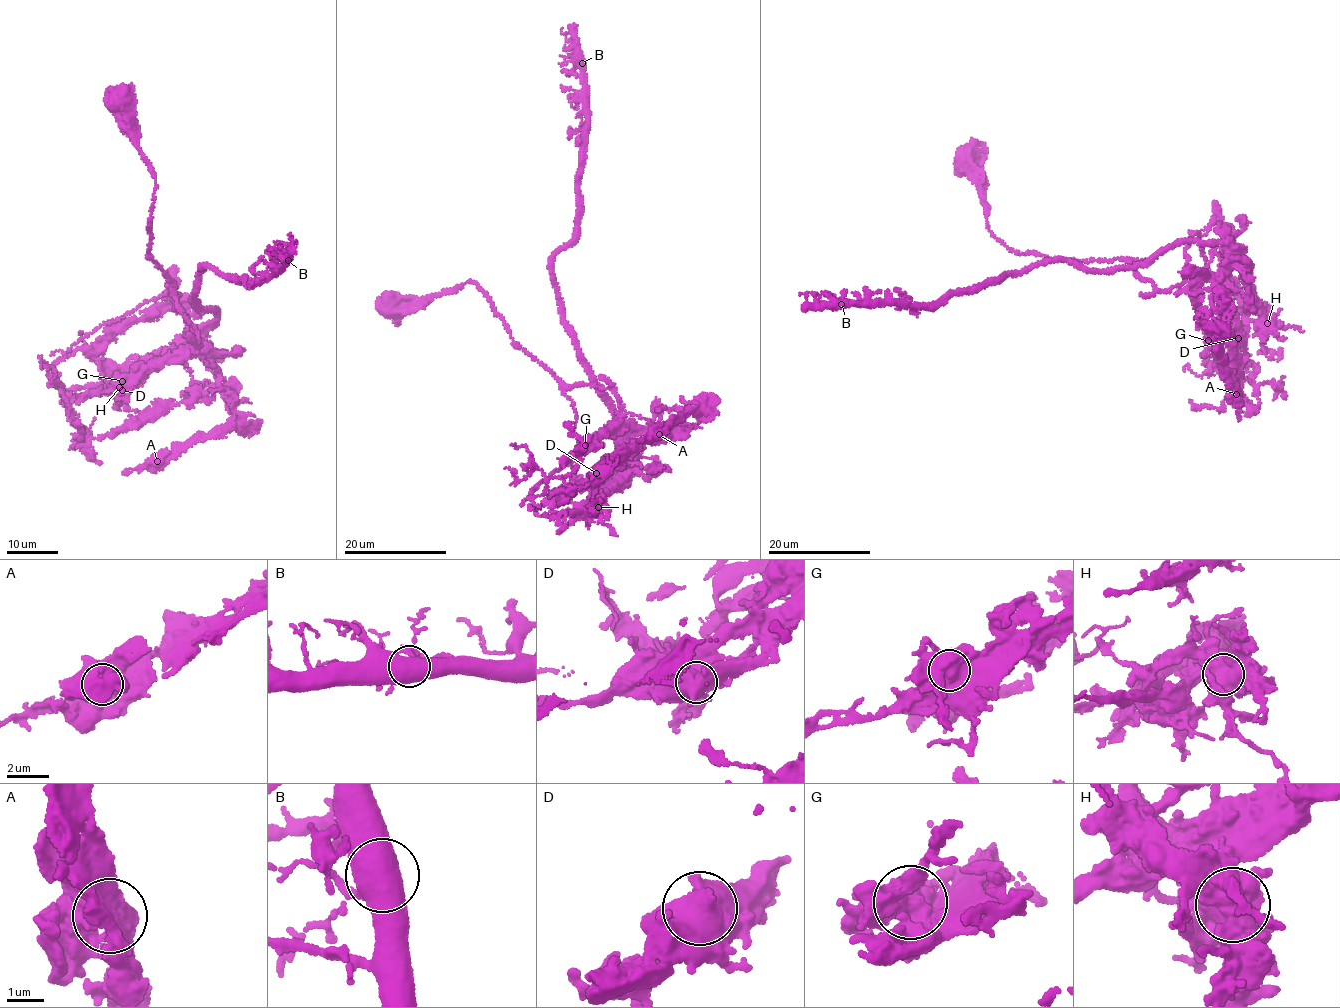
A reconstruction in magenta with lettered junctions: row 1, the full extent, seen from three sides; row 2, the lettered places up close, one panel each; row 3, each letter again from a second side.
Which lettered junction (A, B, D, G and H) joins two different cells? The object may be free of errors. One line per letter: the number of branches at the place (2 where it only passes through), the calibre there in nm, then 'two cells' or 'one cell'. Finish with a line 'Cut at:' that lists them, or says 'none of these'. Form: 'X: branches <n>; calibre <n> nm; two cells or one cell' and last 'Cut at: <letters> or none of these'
A: branches 2; calibre 700 nm; one cell
B: branches 2; calibre 750 nm; one cell
D: branches 2; calibre 800 nm; one cell
G: branches 2; calibre 800 nm; one cell
H: branches 2; calibre 900 nm; two cells
Cut at: H

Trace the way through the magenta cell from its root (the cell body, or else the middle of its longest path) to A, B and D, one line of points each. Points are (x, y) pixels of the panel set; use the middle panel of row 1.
A: (393, 303), (469, 280), (558, 381), (614, 389), (618, 426), (663, 436), (693, 411), (659, 435)
B: (393, 303), (471, 281), (558, 381), (614, 389), (636, 461), (553, 268), (580, 208), (582, 63)
D: (393, 303), (450, 291), (469, 280), (488, 297), (514, 343), (558, 381), (614, 389), (624, 454), (596, 473)

